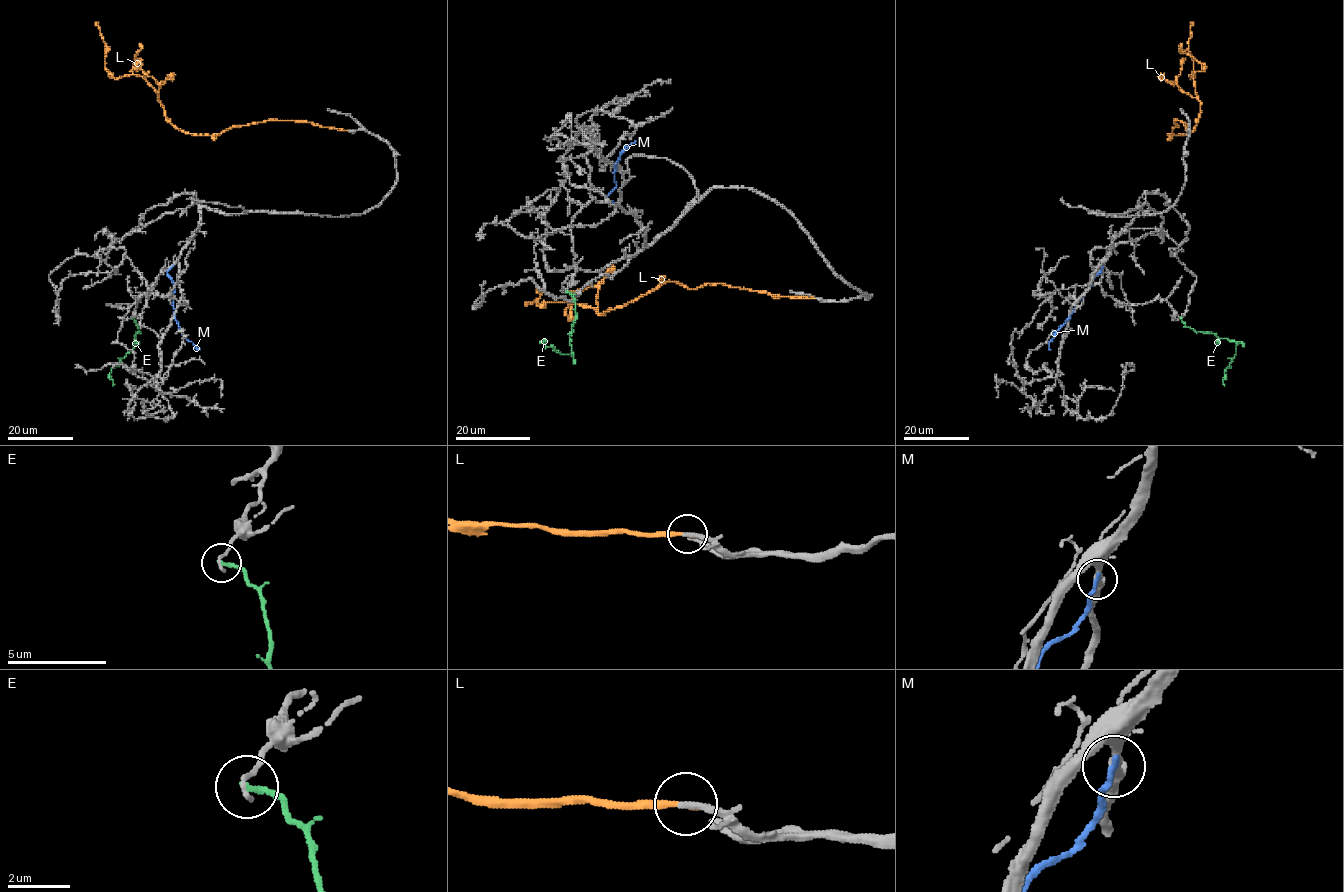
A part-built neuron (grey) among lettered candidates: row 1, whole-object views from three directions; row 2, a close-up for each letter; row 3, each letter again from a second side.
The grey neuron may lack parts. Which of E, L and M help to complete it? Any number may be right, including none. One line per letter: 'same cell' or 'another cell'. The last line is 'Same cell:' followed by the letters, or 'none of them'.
E: another cell
L: same cell
M: another cell
Same cell: L

